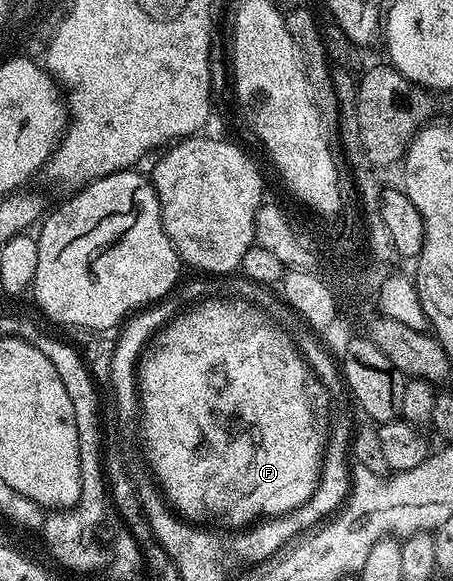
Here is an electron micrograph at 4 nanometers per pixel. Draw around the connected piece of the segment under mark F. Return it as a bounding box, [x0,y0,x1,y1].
[137,297,331,528]

